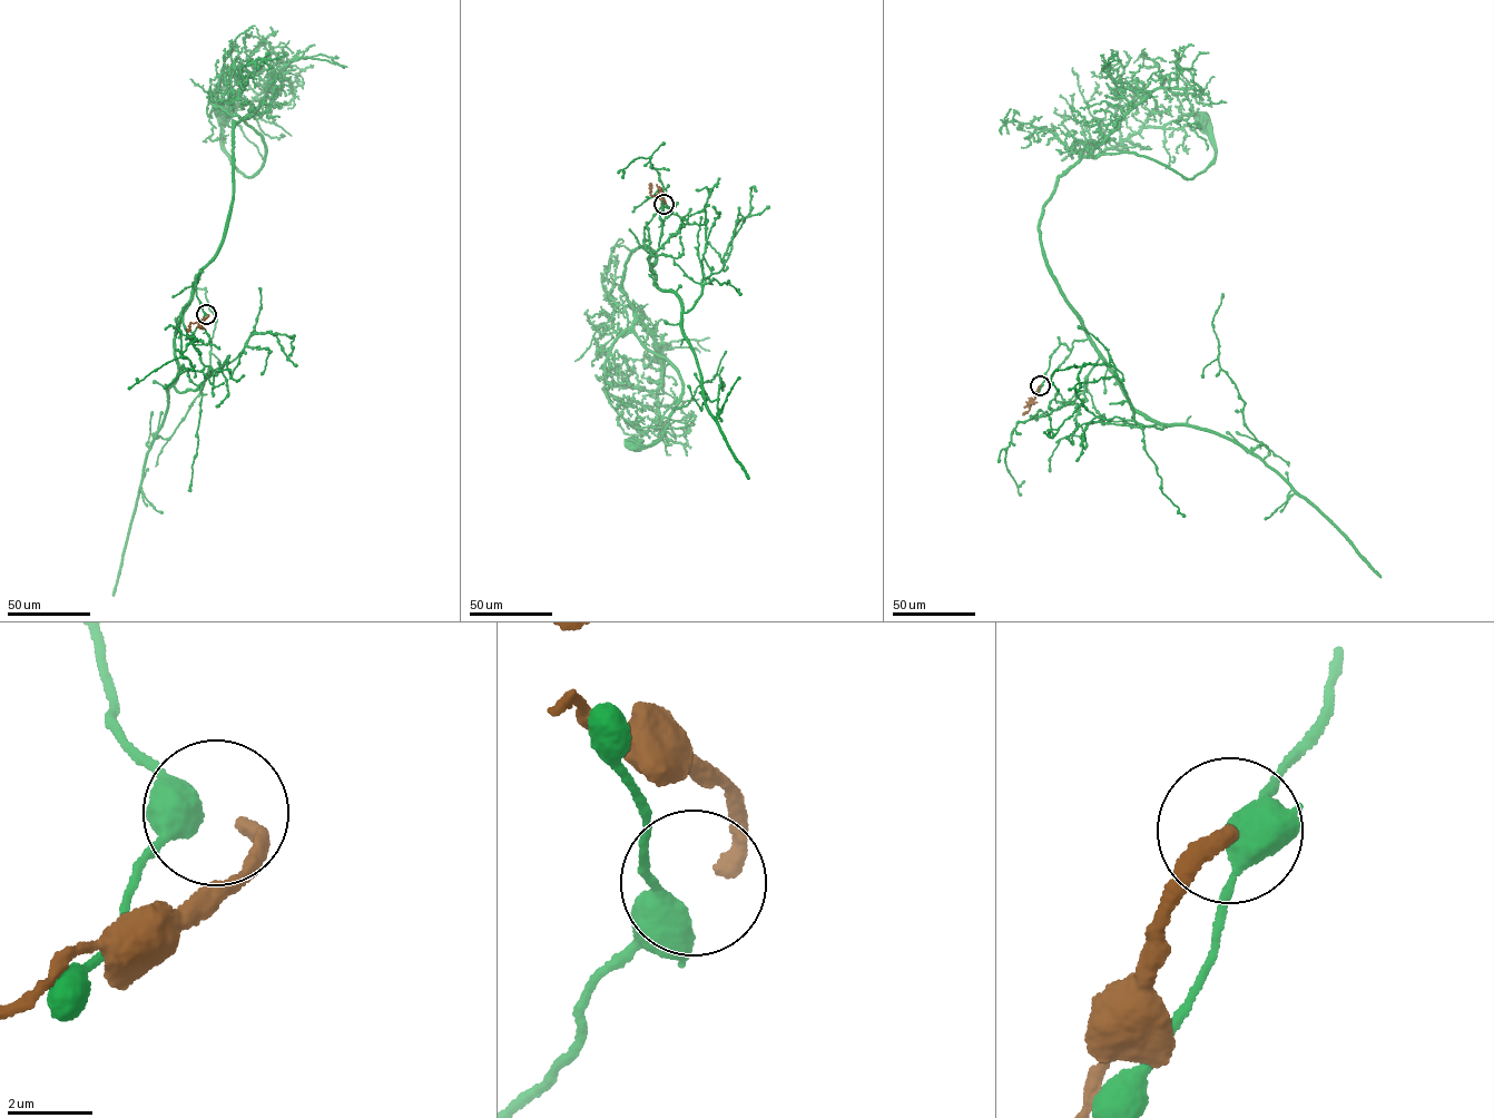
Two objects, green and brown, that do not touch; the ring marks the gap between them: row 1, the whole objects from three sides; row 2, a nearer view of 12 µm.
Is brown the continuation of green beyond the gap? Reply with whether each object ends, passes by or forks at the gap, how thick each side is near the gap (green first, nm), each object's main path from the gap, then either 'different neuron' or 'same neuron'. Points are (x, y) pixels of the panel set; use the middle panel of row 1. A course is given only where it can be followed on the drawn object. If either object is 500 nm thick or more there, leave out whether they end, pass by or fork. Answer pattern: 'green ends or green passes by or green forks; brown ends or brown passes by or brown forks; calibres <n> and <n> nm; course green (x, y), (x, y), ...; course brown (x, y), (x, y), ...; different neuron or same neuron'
calibres 500 and 400 nm; course green (662, 205), (644, 233), (655, 261), (634, 251), (620, 284), (635, 335), (682, 390), (662, 437), (635, 442); course brown (664, 204), (662, 199), (650, 195), (650, 183); different neuron

